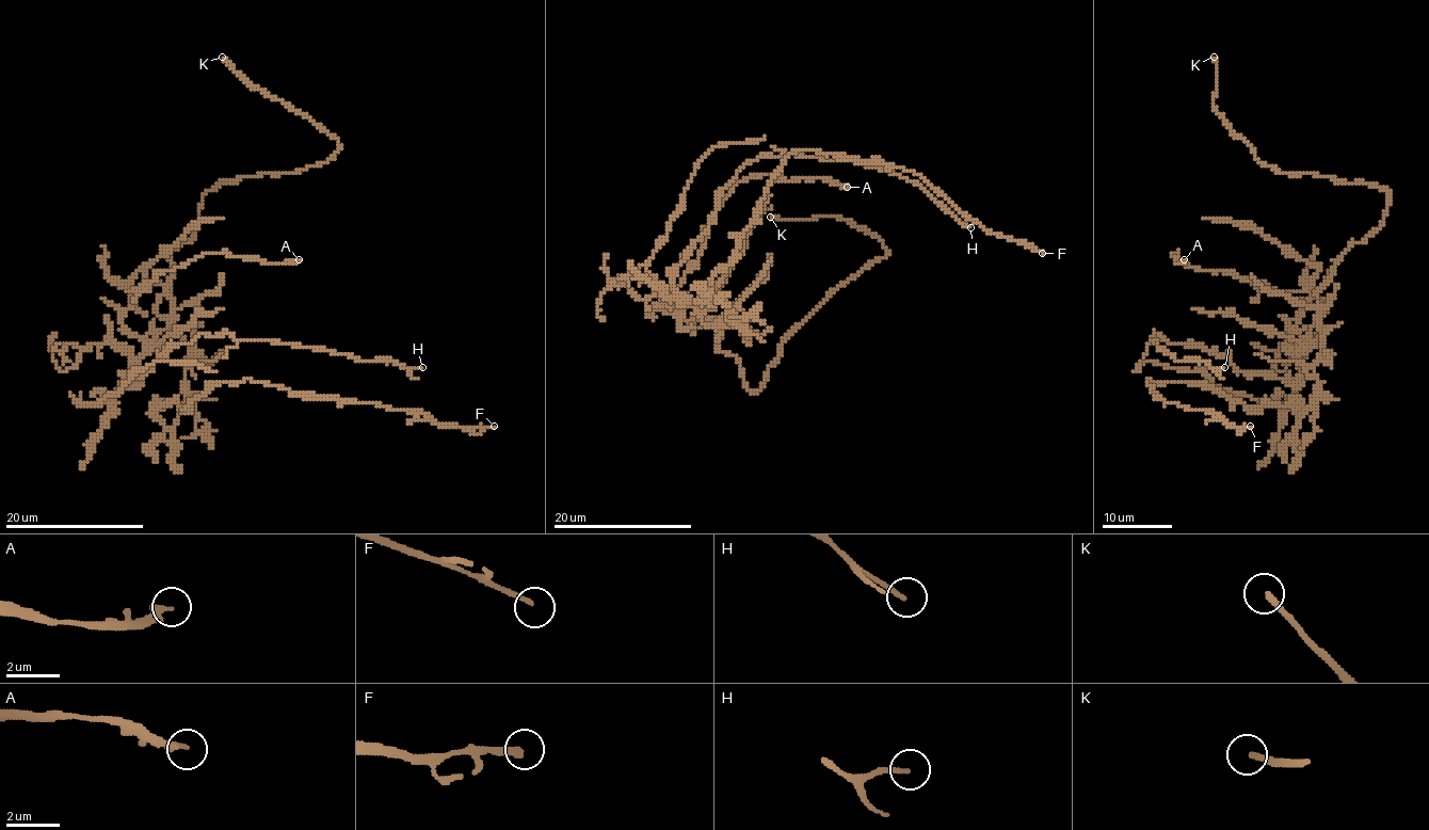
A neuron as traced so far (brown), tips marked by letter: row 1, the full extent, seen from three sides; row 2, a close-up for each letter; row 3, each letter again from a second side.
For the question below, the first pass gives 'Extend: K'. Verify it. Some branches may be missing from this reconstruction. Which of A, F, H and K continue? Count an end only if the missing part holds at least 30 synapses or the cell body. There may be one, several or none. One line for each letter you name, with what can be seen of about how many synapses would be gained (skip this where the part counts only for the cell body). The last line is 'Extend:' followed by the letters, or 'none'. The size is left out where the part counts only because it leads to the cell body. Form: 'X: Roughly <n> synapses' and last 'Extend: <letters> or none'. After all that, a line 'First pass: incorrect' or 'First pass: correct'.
Extend: K
First pass: correct

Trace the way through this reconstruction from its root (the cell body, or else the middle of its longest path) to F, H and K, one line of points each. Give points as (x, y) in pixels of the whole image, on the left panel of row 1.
F: (189, 353), (186, 405), (166, 428), (161, 403), (188, 408), (245, 379), (494, 426)
H: (189, 353), (174, 329), (161, 331), (133, 369), (133, 384), (125, 379), (202, 334), (422, 367)
K: (189, 353), (156, 301), (202, 198), (339, 147), (222, 57)

